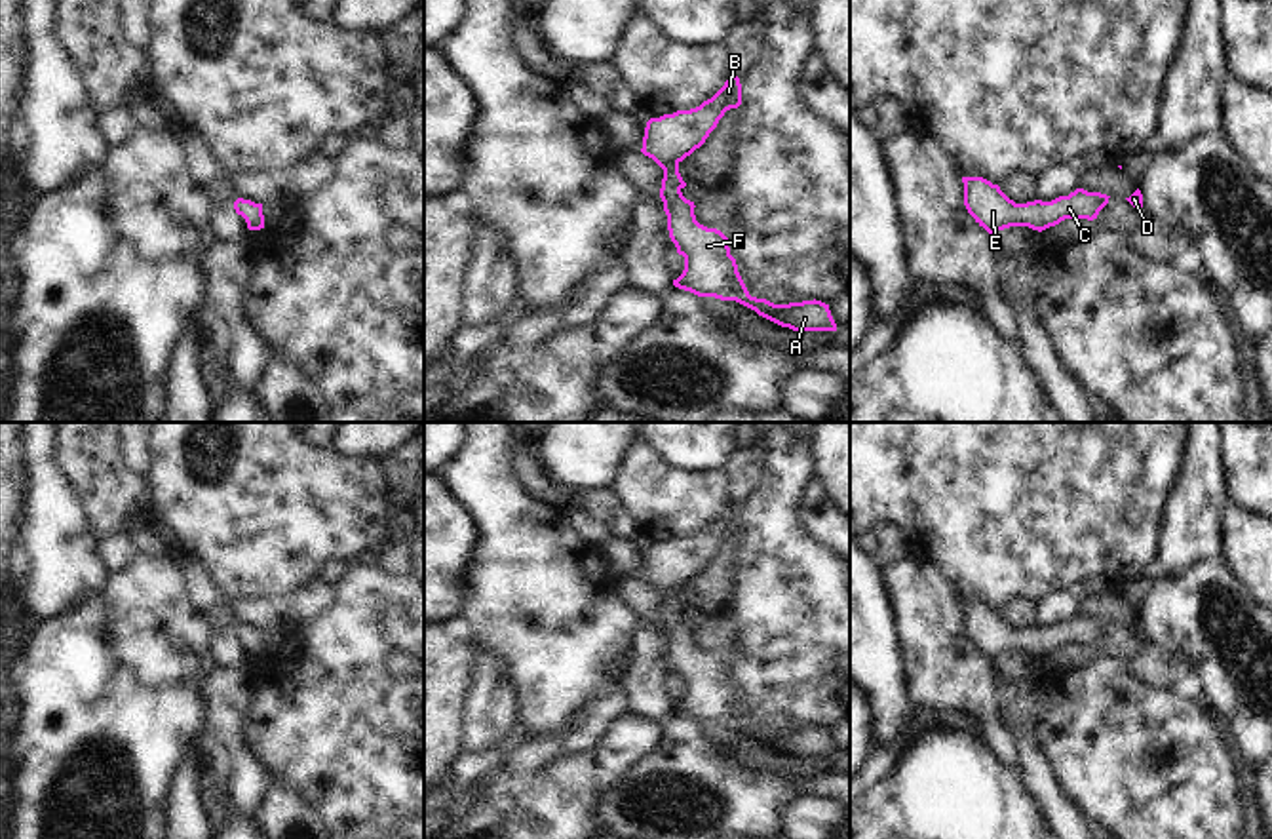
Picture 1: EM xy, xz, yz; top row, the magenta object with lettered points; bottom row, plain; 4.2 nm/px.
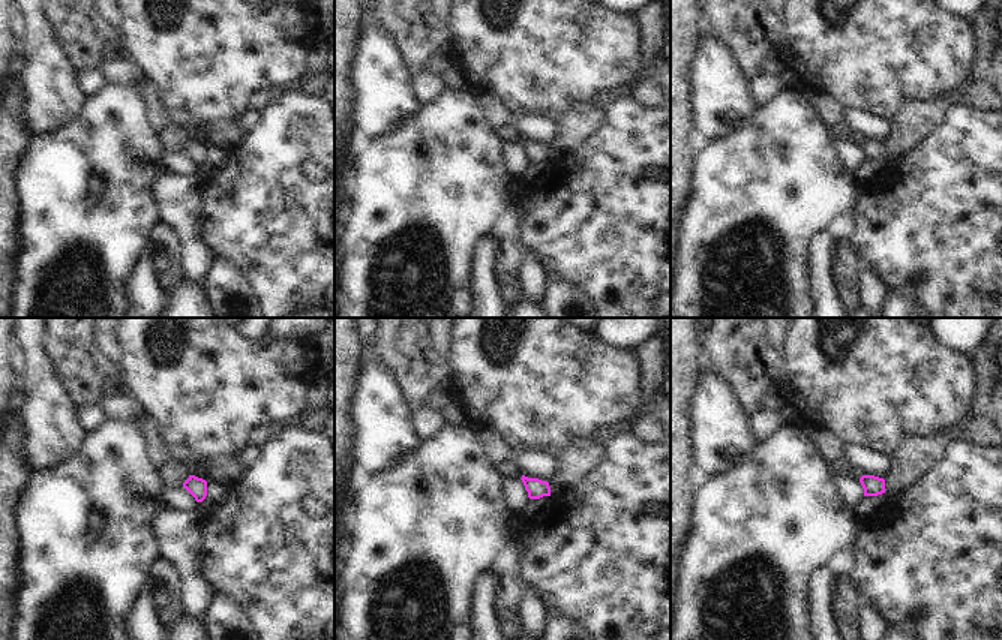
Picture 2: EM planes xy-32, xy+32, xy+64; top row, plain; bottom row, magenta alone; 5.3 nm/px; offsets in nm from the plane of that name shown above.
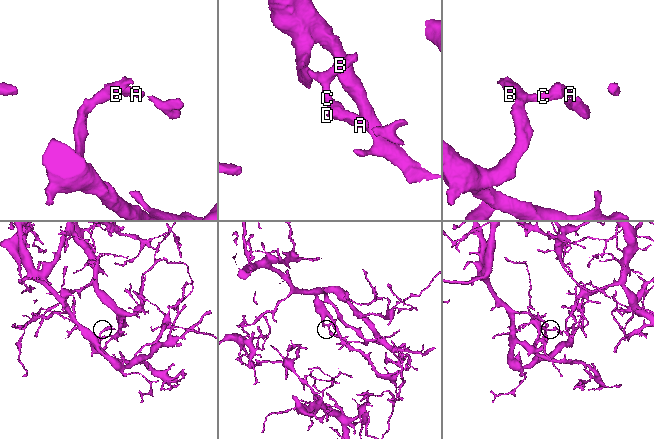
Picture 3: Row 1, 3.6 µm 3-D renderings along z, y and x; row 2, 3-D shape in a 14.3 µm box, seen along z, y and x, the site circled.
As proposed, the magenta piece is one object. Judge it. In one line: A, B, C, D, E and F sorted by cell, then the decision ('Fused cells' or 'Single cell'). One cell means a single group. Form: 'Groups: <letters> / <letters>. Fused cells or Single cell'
Groups: A B C D E F. Single cell

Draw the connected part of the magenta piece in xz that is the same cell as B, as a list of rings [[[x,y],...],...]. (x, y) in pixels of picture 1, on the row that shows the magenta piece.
[[[728,76],[724,86],[700,107],[646,122],[641,152],[664,169],[660,198],[667,230],[677,253],[684,257],[684,270],[673,285],[698,297],[736,301],[793,331],[837,331],[829,304],[821,301],[774,304],[751,297],[730,255],[728,238],[717,228],[700,224],[694,202],[681,192],[686,183],[679,173],[679,164],[705,143],[726,110],[740,105],[740,78]]]

